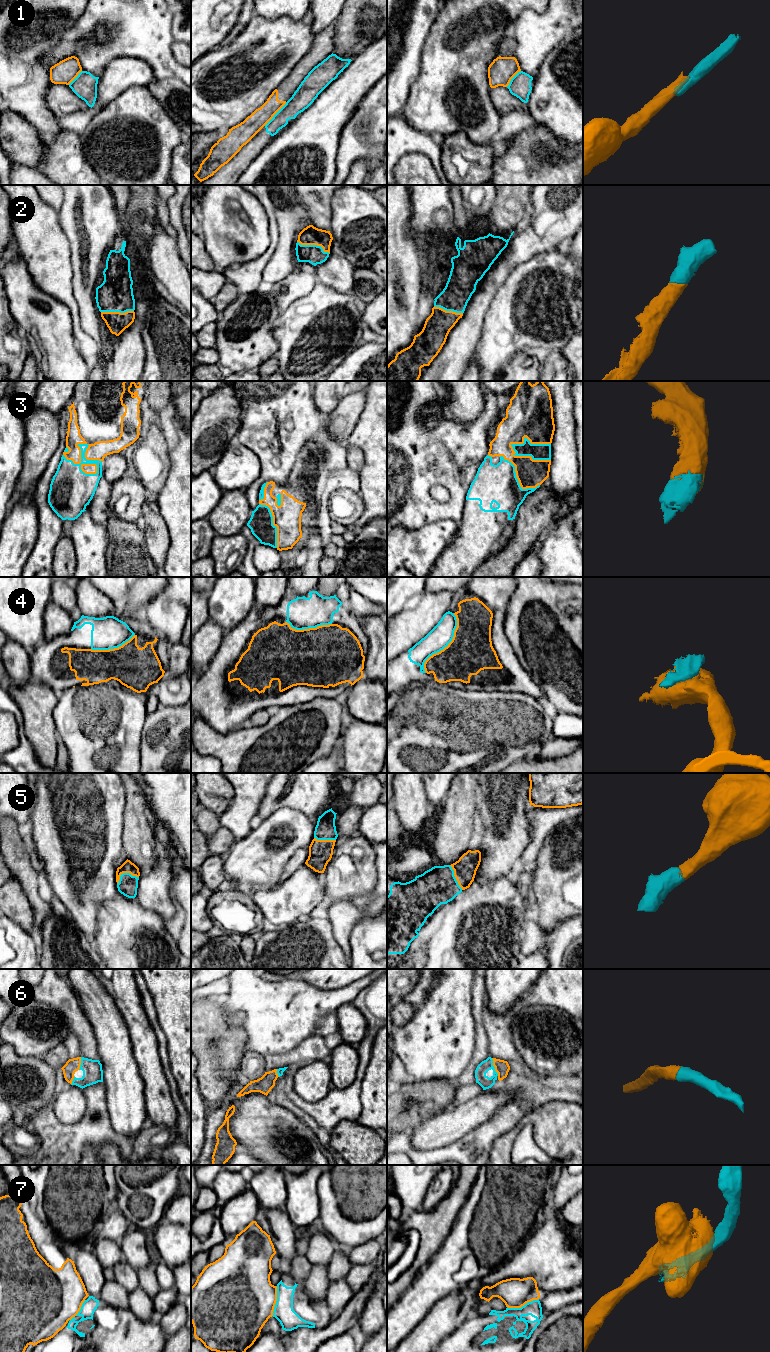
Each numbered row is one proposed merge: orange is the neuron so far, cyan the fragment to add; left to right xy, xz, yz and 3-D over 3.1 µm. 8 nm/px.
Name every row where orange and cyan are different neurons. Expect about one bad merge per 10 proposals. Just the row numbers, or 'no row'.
1, 7

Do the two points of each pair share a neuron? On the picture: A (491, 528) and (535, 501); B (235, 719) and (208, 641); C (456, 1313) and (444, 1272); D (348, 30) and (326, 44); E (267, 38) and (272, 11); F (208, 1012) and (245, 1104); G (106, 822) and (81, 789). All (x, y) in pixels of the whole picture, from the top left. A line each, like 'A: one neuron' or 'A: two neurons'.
A: two neurons
B: two neurons
C: two neurons
D: two neurons
E: two neurons
F: two neurons
G: one neuron

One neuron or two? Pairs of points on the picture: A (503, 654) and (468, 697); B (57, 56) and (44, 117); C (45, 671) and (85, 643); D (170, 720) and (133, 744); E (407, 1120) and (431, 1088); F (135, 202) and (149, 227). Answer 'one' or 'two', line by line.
A: two
B: two
C: one
D: two
E: one
F: one

